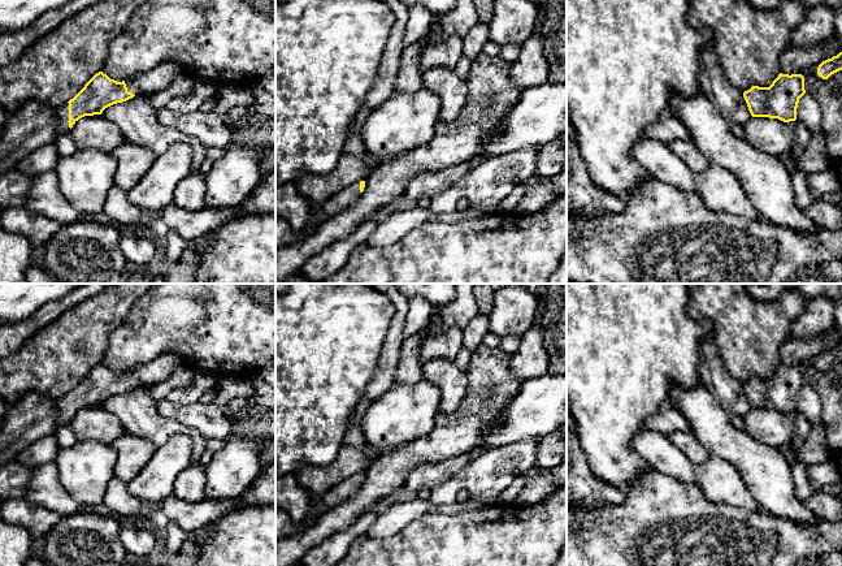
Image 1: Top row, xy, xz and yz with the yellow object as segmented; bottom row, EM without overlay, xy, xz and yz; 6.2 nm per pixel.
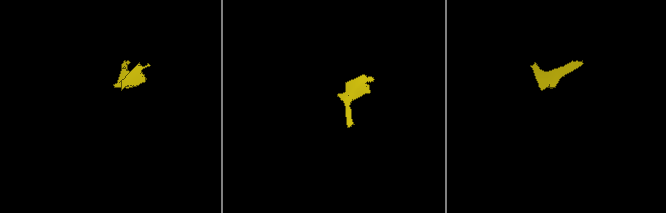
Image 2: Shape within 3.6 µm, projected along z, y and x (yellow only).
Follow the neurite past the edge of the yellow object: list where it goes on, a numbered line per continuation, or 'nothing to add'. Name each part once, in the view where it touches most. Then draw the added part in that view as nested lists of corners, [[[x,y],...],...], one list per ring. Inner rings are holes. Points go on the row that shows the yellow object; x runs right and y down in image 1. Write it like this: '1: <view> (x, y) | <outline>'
1: xy (159, 78) | [[[168,60],[147,72],[126,78],[125,83],[127,91],[134,95],[152,95],[166,90],[182,74],[186,74],[185,68],[173,60]]]
2: xy (63, 112) | [[[65,103],[61,107],[55,108],[55,111],[56,111],[56,115],[58,116],[60,125],[58,125],[58,129],[56,133],[56,138],[52,143],[55,143],[60,135],[70,131],[70,128],[69,128],[69,103]]]

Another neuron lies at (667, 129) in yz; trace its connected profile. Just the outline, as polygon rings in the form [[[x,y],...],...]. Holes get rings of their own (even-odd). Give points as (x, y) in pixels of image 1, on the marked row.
[[[664,112],[661,118],[643,131],[650,141],[659,141],[669,144],[673,141],[690,141],[690,133],[685,125],[672,115]]]

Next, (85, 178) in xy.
[[[94,148],[77,150],[71,156],[58,159],[55,169],[58,177],[60,193],[81,213],[87,217],[100,217],[109,190],[114,186],[117,161],[110,152]]]

